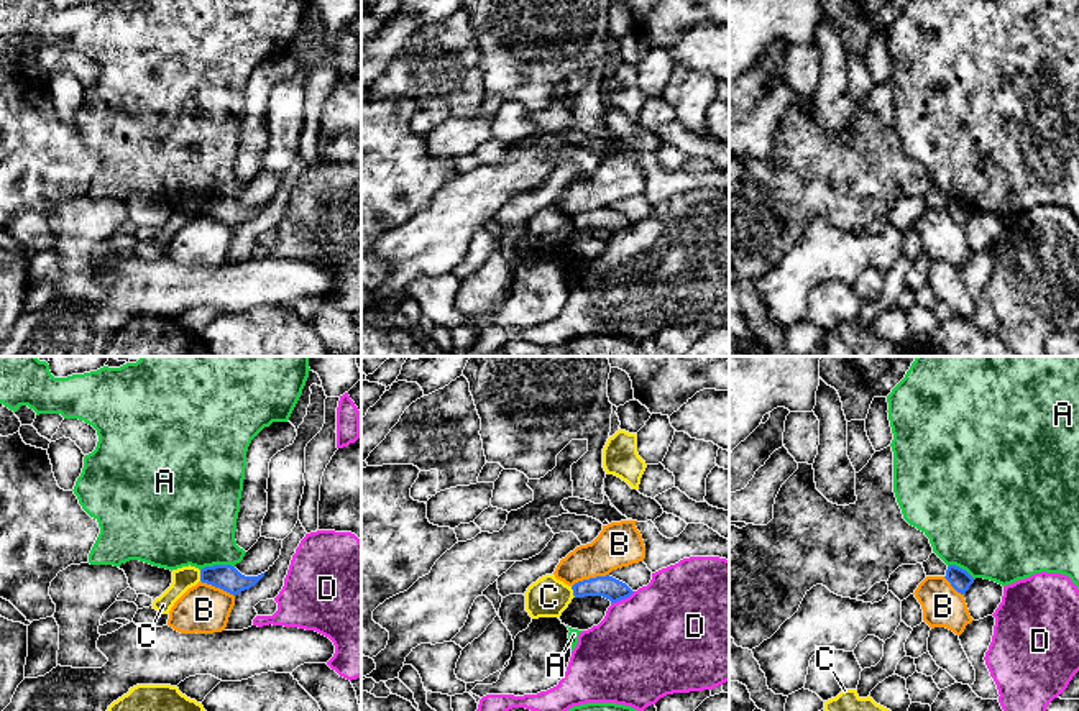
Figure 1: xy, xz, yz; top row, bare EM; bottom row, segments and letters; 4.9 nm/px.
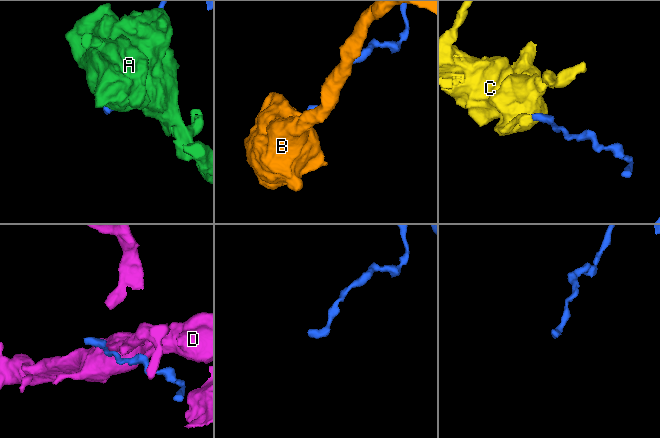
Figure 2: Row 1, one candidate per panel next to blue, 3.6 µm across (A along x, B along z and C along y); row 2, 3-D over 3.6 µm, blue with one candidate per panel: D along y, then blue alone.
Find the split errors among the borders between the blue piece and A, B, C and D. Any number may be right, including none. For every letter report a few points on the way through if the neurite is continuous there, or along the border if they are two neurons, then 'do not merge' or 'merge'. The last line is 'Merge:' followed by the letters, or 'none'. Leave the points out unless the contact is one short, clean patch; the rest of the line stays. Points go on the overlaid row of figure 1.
A: do not merge
B: border xz (608, 573), (578, 580), (572, 587); do not merge
C: border xy (199, 570), (201, 580); do not merge
D: do not merge
Merge: none

